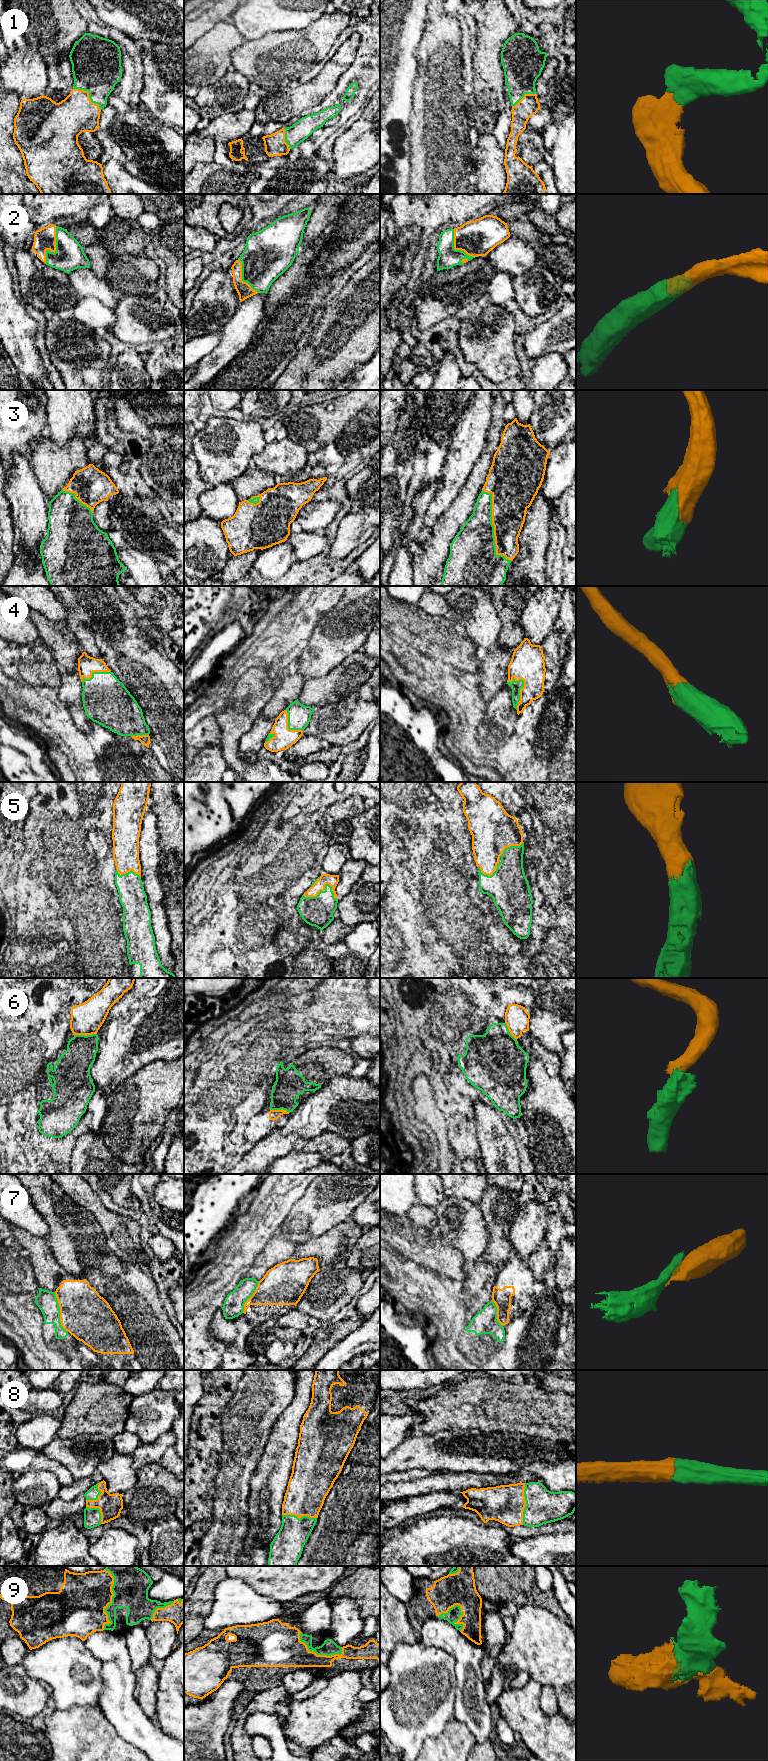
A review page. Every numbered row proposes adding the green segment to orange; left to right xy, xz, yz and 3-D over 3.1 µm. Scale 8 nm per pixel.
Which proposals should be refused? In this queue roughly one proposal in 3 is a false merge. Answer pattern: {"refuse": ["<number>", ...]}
{"refuse": ["6", "7"]}

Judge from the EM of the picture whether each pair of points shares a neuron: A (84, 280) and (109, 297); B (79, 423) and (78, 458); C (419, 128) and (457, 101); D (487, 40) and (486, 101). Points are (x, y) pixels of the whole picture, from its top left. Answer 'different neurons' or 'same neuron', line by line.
A: same neuron
B: different neurons
C: same neuron
D: same neuron

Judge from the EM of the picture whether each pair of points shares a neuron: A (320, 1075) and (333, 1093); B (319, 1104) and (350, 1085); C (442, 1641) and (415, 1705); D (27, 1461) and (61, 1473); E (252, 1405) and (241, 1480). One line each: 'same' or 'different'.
A: different
B: same
C: different
D: same
E: same

